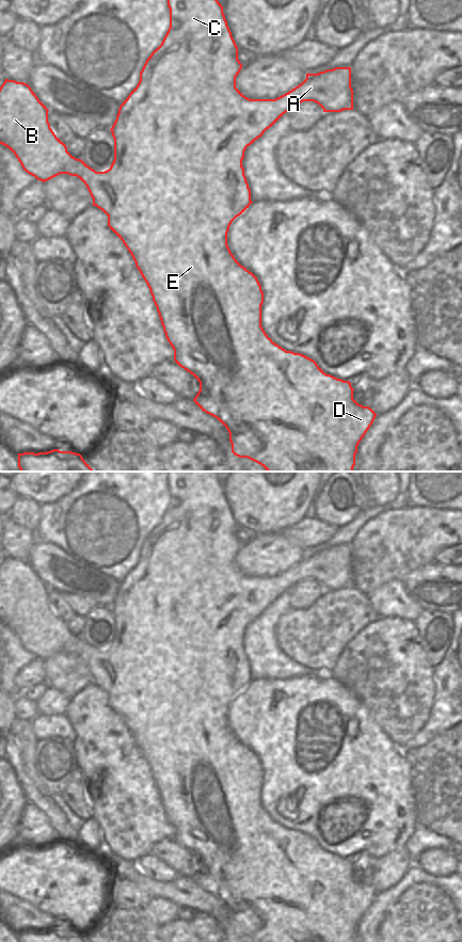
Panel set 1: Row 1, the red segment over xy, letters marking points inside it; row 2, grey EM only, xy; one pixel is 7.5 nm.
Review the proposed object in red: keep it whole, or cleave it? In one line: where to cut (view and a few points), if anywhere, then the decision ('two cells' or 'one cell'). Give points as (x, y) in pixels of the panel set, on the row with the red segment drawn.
cut none; one cell

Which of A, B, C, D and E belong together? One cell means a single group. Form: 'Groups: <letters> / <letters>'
Groups: A B C D E.

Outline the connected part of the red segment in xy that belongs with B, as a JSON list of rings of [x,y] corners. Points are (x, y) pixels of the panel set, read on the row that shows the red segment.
[[[168,0],[170,28],[161,45],[146,60],[138,85],[120,106],[116,119],[110,129],[114,139],[114,160],[109,170],[96,172],[81,159],[73,157],[66,145],[54,134],[48,122],[48,109],[37,98],[31,87],[23,82],[5,79],[0,87],[0,144],[6,146],[18,159],[22,169],[43,182],[60,175],[77,176],[87,188],[93,206],[108,215],[108,226],[123,241],[131,254],[136,267],[146,282],[157,307],[165,337],[174,350],[174,361],[190,372],[198,382],[200,390],[193,401],[205,413],[216,417],[228,431],[232,452],[239,458],[248,458],[260,464],[267,472],[353,472],[357,446],[377,414],[369,406],[363,406],[353,399],[353,388],[349,381],[326,374],[317,363],[301,354],[286,351],[268,337],[261,326],[261,305],[264,292],[257,277],[241,266],[227,245],[227,233],[232,222],[242,214],[253,203],[251,190],[244,175],[242,160],[248,146],[272,127],[286,112],[303,101],[318,103],[323,112],[353,110],[351,67],[335,67],[318,74],[306,74],[306,79],[275,99],[250,99],[236,87],[236,77],[242,68],[238,60],[238,47],[227,26],[223,6],[218,0]]]

